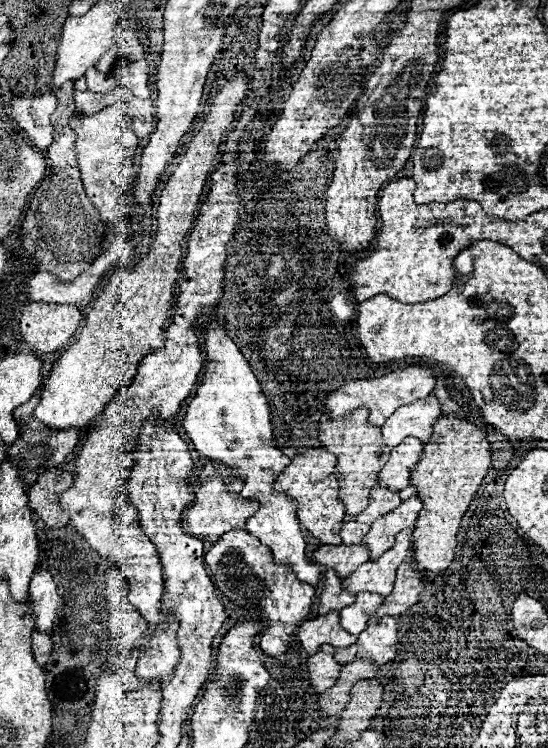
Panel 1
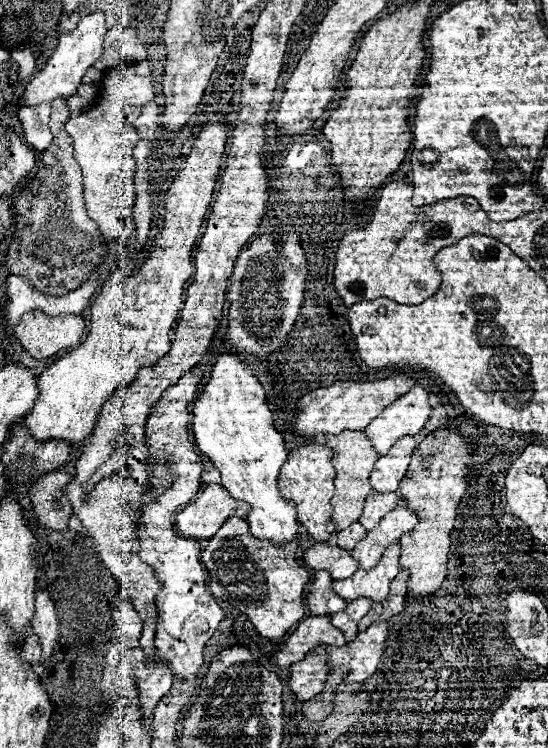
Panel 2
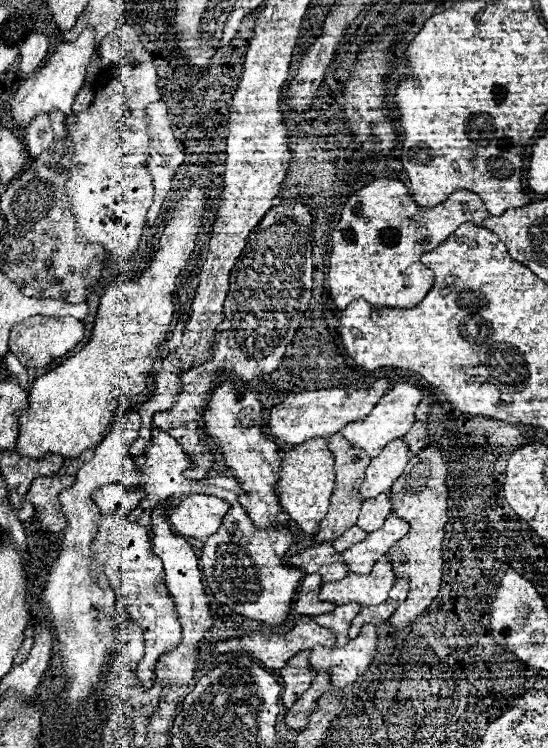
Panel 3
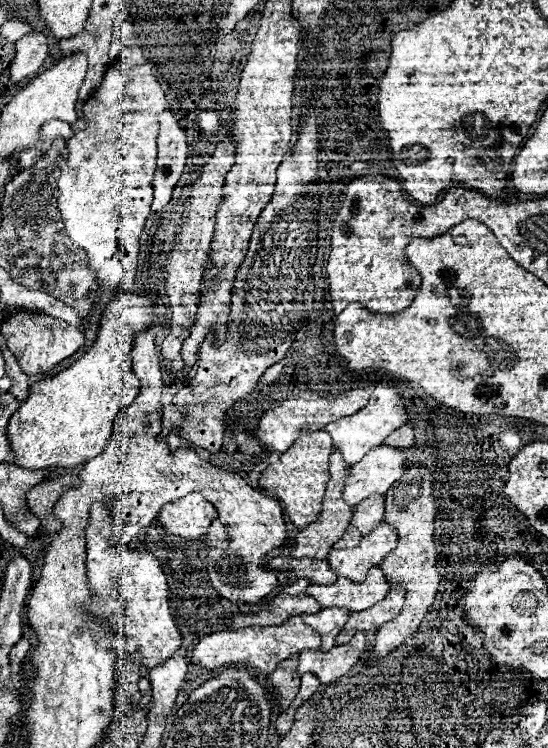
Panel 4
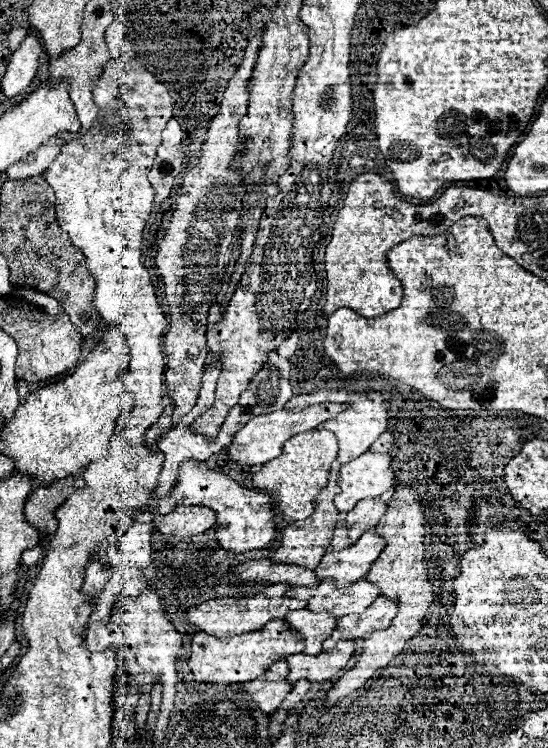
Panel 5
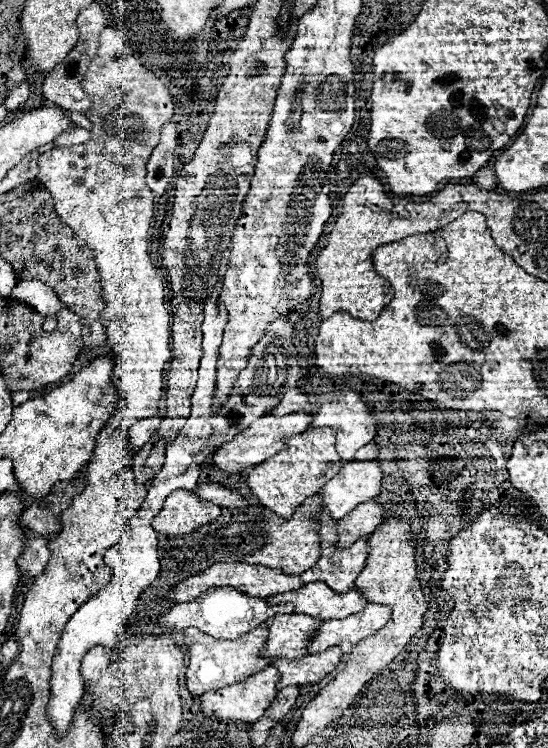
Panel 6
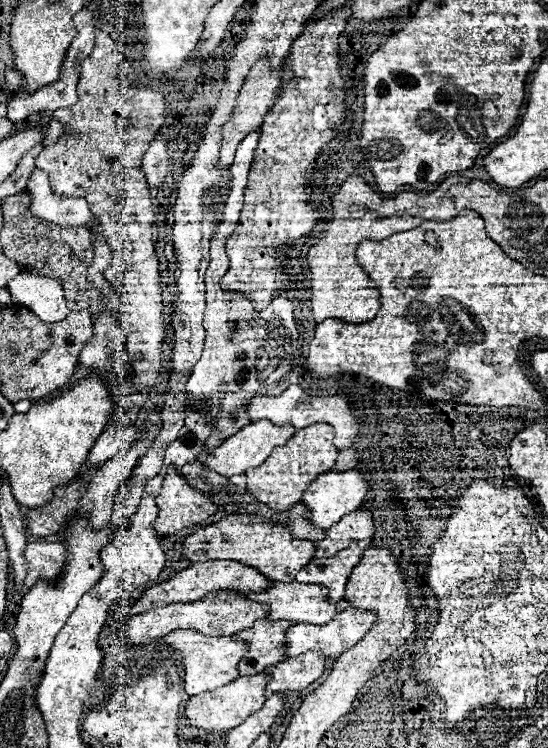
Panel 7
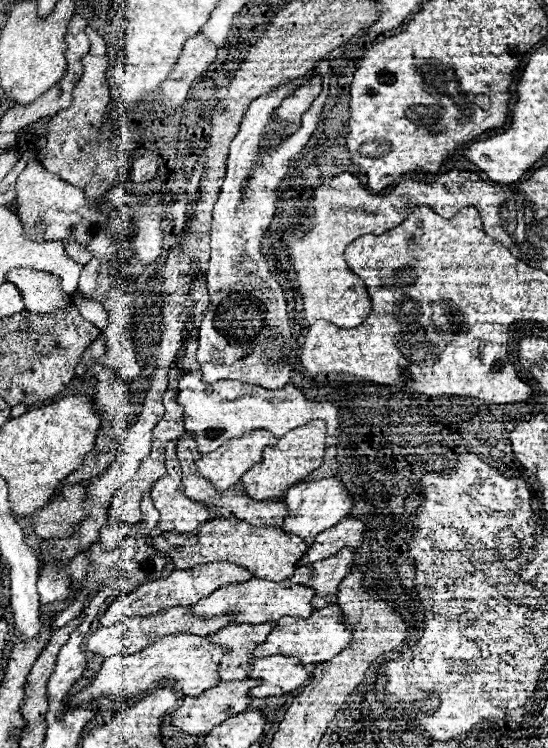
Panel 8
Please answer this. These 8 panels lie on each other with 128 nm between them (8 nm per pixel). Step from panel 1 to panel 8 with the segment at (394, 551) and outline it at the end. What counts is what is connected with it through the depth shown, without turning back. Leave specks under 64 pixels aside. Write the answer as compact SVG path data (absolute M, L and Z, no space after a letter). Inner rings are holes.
M250 578L246 582L222 586L222 590L216 590L208 598L202 598L202 602L190 606L192 614L198 614L198 618L214 618L222 614L230 614L234 624L242 622L276 622L282 616L298 616L298 618L308 618L314 608L310 608L310 598L314 598L314 590L302 584L294 584L290 580L282 582L268 582L268 580L258 580Z

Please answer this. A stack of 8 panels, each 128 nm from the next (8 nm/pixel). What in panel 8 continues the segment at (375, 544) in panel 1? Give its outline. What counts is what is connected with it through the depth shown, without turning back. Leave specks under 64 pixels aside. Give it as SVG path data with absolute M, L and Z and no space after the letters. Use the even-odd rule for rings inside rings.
M342 548L340 552L336 552L334 556L330 556L326 560L298 566L290 580L302 582L302 586L314 588L316 594L314 594L310 606L322 608L322 606L336 602L338 586L344 580L344 576L350 574L352 566L354 566L352 552L348 548Z

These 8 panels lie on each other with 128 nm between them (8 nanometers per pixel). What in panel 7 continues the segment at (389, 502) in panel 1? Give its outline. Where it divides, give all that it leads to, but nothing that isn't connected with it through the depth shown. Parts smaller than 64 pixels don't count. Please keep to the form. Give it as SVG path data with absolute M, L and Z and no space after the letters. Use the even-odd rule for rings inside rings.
M354 510L346 518L342 518L336 526L326 530L326 538L316 544L314 558L324 558L324 556L334 556L334 552L340 552L346 548L352 540L356 542L372 542L376 534L374 518L368 510Z

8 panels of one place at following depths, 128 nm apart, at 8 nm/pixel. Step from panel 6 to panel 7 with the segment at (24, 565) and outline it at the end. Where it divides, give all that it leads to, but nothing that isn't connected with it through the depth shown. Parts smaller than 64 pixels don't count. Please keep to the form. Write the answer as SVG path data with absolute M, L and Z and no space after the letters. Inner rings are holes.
M30 542L24 554L28 560L26 584L34 586L38 580L54 580L62 572L68 550L60 542Z

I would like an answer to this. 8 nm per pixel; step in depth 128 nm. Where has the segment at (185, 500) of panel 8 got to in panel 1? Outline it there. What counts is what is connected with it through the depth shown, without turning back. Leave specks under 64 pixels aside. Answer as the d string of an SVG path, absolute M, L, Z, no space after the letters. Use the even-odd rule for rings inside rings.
M208 462L202 466L202 470L198 470L198 478L194 478L192 482L192 492L196 494L196 498L188 506L184 516L184 524L190 534L198 538L218 538L232 528L244 528L246 520L258 512L260 504L256 500L242 500L238 496L238 492L242 490L242 480L234 480L232 486L226 488L226 476L226 472L216 470L214 462Z

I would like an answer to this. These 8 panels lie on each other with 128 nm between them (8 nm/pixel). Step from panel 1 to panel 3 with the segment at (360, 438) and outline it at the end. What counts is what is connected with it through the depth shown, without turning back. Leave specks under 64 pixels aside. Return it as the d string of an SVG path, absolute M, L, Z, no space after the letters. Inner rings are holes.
M334 434L328 442L328 448L334 454L334 472L336 472L336 484L334 484L334 492L330 498L330 508L324 516L324 520L320 522L318 532L312 536L314 538L314 546L316 544L326 544L332 542L334 538L338 538L340 534L344 534L350 526L356 524L358 512L360 512L360 500L358 500L358 486L362 484L364 478L364 470L370 464L370 456L362 454L362 450L354 448L348 444L346 438L342 438L340 434Z

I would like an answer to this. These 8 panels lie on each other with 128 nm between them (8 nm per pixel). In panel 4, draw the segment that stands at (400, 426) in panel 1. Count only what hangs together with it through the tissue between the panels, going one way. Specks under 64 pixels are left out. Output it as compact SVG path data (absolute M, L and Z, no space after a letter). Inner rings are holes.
M376 386L368 404L362 410L358 410L352 416L340 418L338 422L330 422L324 426L326 432L330 432L334 446L338 448L338 452L342 454L342 458L348 464L356 464L364 458L364 454L368 450L372 450L374 446L380 446L384 442L386 436L390 436L394 430L398 429L402 424L406 424L406 408L404 408L404 400L402 396L388 386Z

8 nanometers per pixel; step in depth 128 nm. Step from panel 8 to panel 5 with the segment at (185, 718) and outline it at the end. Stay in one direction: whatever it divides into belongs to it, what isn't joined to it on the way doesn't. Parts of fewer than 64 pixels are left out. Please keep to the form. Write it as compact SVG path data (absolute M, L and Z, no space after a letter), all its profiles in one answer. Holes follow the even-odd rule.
M274 662L266 674L258 676L250 682L238 682L238 694L242 694L246 700L254 702L256 708L264 714L272 714L286 694L292 690L292 686L286 682L288 676L288 664L286 662Z

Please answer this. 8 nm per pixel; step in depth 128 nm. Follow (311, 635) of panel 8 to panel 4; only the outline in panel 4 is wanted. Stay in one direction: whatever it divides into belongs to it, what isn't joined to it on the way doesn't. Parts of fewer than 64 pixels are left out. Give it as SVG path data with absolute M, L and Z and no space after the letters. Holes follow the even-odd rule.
M392 588L388 592L388 596L378 602L378 606L372 606L370 610L362 610L358 614L350 614L348 622L344 624L344 628L340 630L340 634L336 636L336 646L338 644L346 644L350 642L350 638L360 630L376 630L382 624L394 619L398 616L405 600L405 590L402 588Z

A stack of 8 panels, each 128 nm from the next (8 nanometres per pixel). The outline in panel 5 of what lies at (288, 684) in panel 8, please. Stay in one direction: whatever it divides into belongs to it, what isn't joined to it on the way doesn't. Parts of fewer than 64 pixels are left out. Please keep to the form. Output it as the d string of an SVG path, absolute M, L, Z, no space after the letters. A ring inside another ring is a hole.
M342 640L336 644L336 648L320 652L316 656L308 654L294 654L286 658L286 664L290 668L288 672L288 682L294 684L302 678L308 682L324 682L336 676L338 670L346 668L348 660L356 652L356 642L354 640Z

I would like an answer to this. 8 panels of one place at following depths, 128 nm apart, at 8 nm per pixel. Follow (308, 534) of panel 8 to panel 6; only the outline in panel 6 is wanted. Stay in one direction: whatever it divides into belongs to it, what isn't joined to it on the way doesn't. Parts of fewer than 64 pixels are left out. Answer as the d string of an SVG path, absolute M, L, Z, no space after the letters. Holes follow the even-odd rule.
M374 460L346 462L340 472L324 484L324 508L334 520L340 520L358 504L368 502L380 494L382 470Z

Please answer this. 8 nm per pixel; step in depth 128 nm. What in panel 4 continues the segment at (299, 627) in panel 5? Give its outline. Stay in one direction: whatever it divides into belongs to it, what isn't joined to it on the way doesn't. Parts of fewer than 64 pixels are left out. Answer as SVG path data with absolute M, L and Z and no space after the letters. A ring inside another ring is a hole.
M324 608L316 614L300 614L300 616L306 622L306 626L310 626L312 630L316 630L320 634L320 638L322 638L320 650L330 650L334 646L336 634L342 630L342 626L348 620L348 610Z

